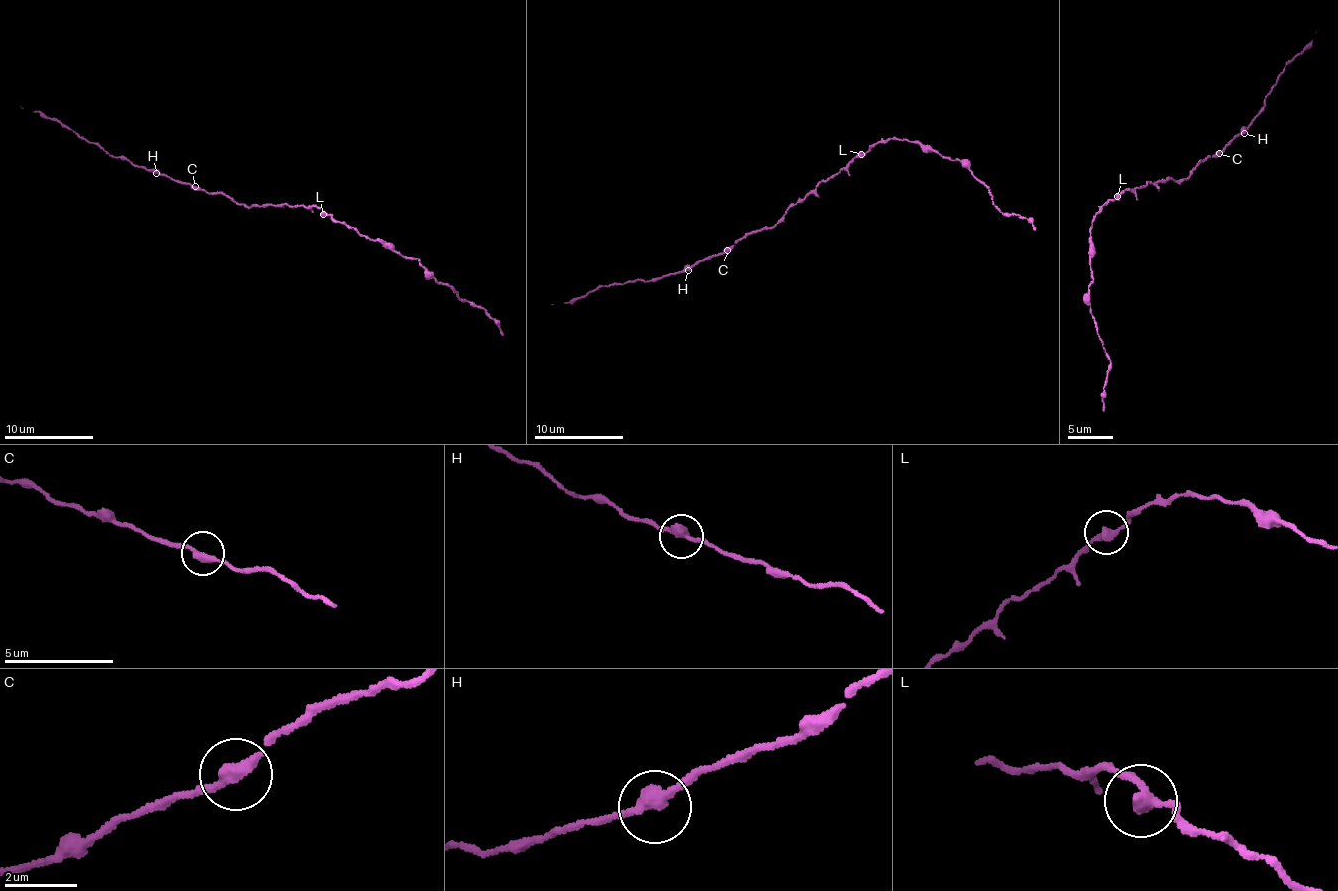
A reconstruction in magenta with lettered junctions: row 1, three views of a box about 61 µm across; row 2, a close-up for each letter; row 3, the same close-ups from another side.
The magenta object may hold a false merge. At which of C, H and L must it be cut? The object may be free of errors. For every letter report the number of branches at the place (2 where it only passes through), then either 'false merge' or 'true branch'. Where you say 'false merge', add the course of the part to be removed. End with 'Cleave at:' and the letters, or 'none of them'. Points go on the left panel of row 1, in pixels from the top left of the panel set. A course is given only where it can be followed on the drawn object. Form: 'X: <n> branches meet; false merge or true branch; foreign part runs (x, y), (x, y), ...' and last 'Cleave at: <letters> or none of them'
C: 2 branches meet; true branch
H: 2 branches meet; true branch
L: 2 branches meet; true branch
Cleave at: none of them

